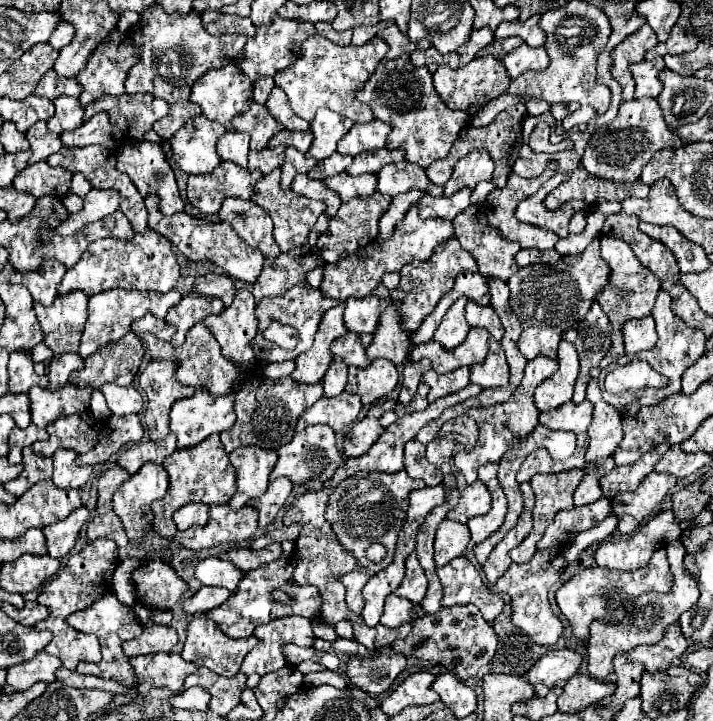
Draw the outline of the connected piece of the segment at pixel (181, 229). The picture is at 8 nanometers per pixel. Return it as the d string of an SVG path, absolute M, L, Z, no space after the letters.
M146 194L146 208L148 208L148 228L152 228L154 232L162 234L164 238L168 238L186 258L194 260L194 262L202 262L204 258L208 258L210 262L214 262L224 274L228 274L230 278L242 280L252 284L264 264L264 258L258 250L248 248L240 236L232 230L232 226L228 222L206 222L202 218L190 216L188 212L178 212L172 216L162 214L162 210L158 210L158 198L156 194Z

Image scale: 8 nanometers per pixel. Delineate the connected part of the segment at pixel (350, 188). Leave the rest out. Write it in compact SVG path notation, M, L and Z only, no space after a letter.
M342 172L332 178L326 178L326 186L334 190L342 202L356 198L356 196L372 196L376 192L376 174L350 176Z

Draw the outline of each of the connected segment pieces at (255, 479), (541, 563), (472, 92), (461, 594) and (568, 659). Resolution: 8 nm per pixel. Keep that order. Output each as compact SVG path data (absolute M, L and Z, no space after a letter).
M246 446L244 450L234 450L234 454L228 456L230 458L230 464L234 466L236 470L236 494L232 496L232 500L228 502L232 506L232 510L238 510L242 508L250 498L260 498L266 488L268 488L268 476L278 460L276 452L274 450L262 450L260 446Z
M560 548L538 550L530 562L512 564L504 572L504 576L496 582L496 588L500 592L506 592L510 596L510 600L512 600L512 622L520 630L524 630L536 644L554 646L558 642L562 630L564 630L562 622L552 612L550 602L548 602L548 590L550 590L552 584L556 584L556 580L560 578L562 572L564 572L564 558L562 558Z
M492 56L474 58L472 62L468 62L462 68L456 68L456 70L452 70L446 64L442 64L434 72L434 88L438 90L438 94L442 96L446 106L450 106L450 110L464 110L468 114L476 114L490 100L494 100L500 94L504 94L508 90L508 86L510 86L510 78L506 74L504 64L494 60Z
M464 556L450 560L446 566L438 568L438 578L444 586L442 606L454 604L474 604L480 608L482 616L492 622L504 608L504 602L498 594L492 594L482 582L476 566L470 564Z
M552 650L544 654L534 668L528 672L528 682L532 684L536 696L546 696L552 688L564 686L580 668L580 654L574 650Z

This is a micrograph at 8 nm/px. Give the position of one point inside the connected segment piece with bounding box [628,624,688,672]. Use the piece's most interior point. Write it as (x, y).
(659, 656)

